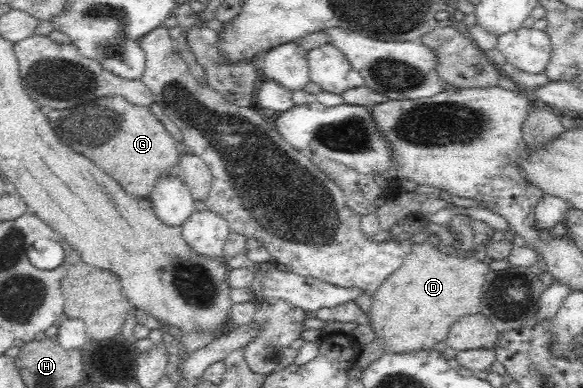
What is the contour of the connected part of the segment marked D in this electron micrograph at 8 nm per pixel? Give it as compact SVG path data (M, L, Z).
M426 241L413 245L411 251L398 267L373 293L372 308L367 316L374 330L376 339L380 339L386 347L386 353L406 353L423 349L432 349L446 339L450 328L462 316L481 313L481 292L486 273L489 271L488 261L482 261L478 255L451 256L438 251Z

